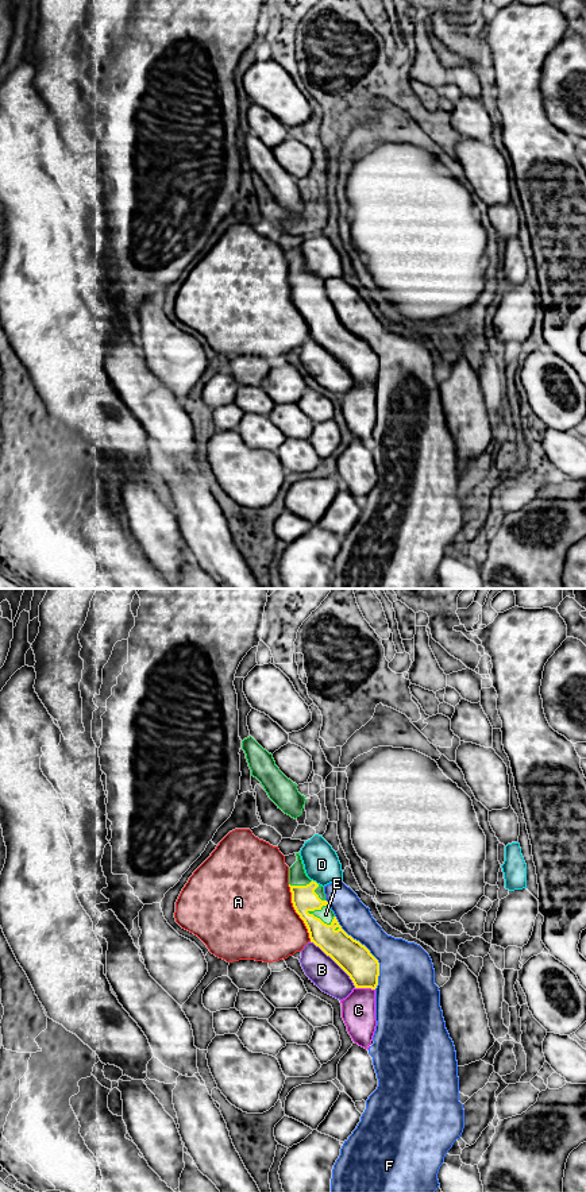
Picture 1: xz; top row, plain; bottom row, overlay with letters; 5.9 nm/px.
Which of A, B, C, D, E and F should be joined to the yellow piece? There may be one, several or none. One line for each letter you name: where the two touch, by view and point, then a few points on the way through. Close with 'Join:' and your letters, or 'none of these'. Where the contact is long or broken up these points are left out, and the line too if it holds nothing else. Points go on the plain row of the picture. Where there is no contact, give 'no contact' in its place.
E: xz (319, 313)
Join: E

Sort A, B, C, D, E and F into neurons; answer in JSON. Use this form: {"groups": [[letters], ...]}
{"groups": [["A"], ["B"], ["C"], ["D"], ["E"], ["F"]]}

